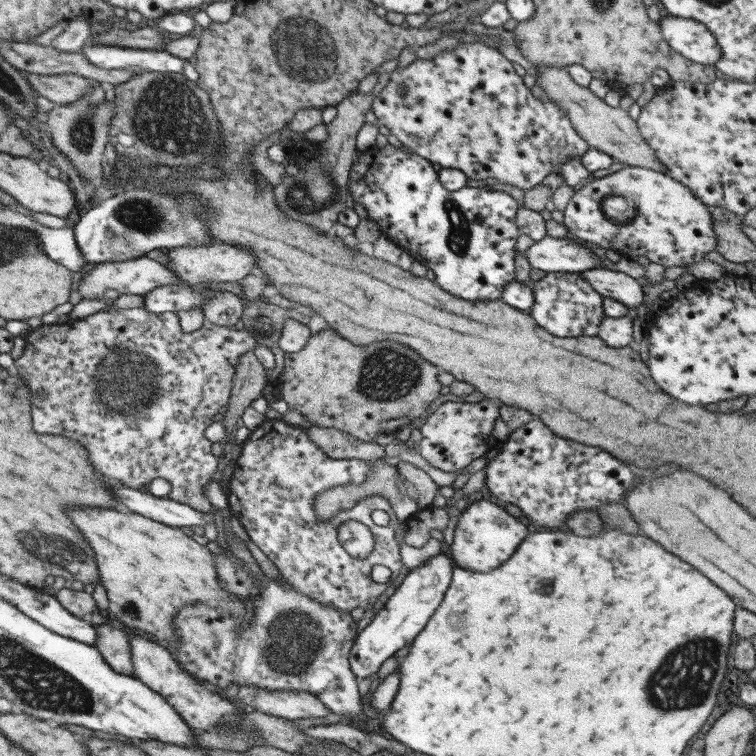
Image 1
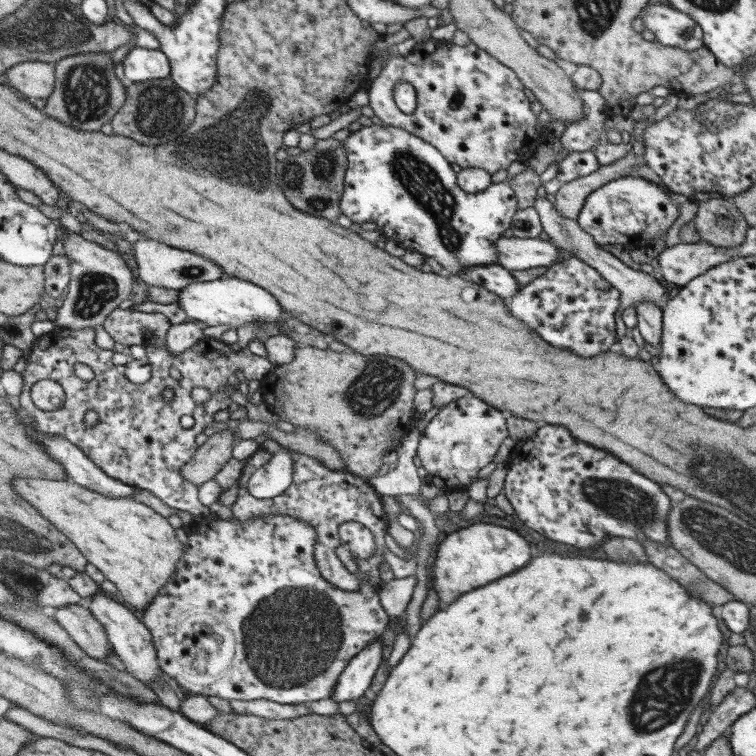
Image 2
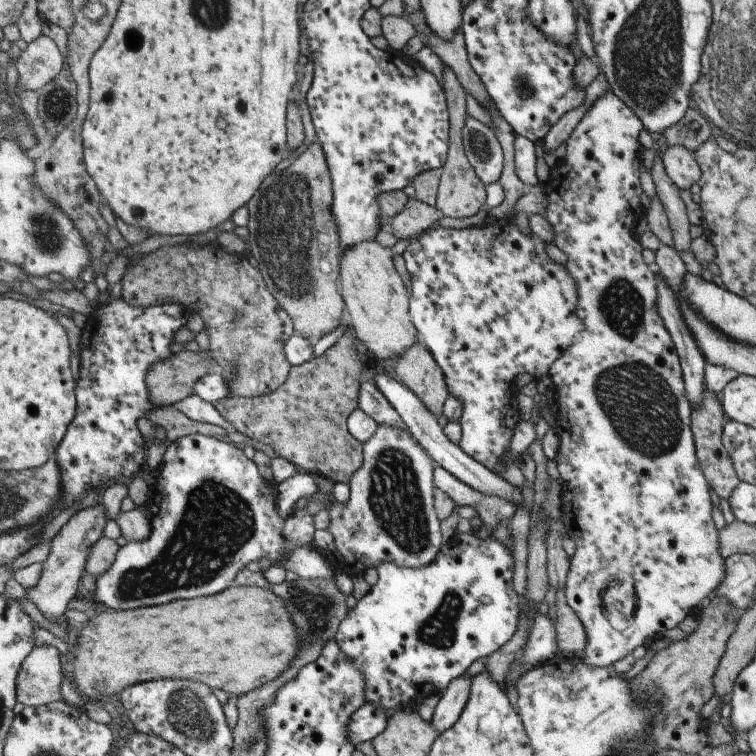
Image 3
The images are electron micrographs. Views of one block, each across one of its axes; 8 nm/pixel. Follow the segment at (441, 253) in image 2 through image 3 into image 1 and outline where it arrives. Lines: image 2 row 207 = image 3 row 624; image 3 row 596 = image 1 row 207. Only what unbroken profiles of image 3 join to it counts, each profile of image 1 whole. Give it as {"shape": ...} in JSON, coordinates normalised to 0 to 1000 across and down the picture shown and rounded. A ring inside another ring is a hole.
{"shape":[[[512,189],[499,198],[479,200],[472,214],[464,218],[460,245],[467,265],[484,276],[487,288],[500,295],[505,307],[512,310],[521,323],[526,324],[534,332],[538,332],[550,345],[571,357],[575,362],[575,373],[579,374],[579,378],[586,381],[590,386],[598,388],[598,392],[619,398],[661,397],[664,394],[667,378],[681,369],[680,325],[683,325],[683,317],[685,317],[685,313],[689,310],[688,303],[681,295],[681,286],[684,284],[687,272],[685,269],[683,269],[683,265],[667,251],[651,251],[642,246],[638,249],[627,247],[624,250],[595,254],[595,251],[587,249],[587,245],[582,241],[581,228],[577,228],[574,220],[571,220],[570,212],[566,212],[554,204],[536,201],[522,196],[520,192],[516,192],[516,189]]]}

